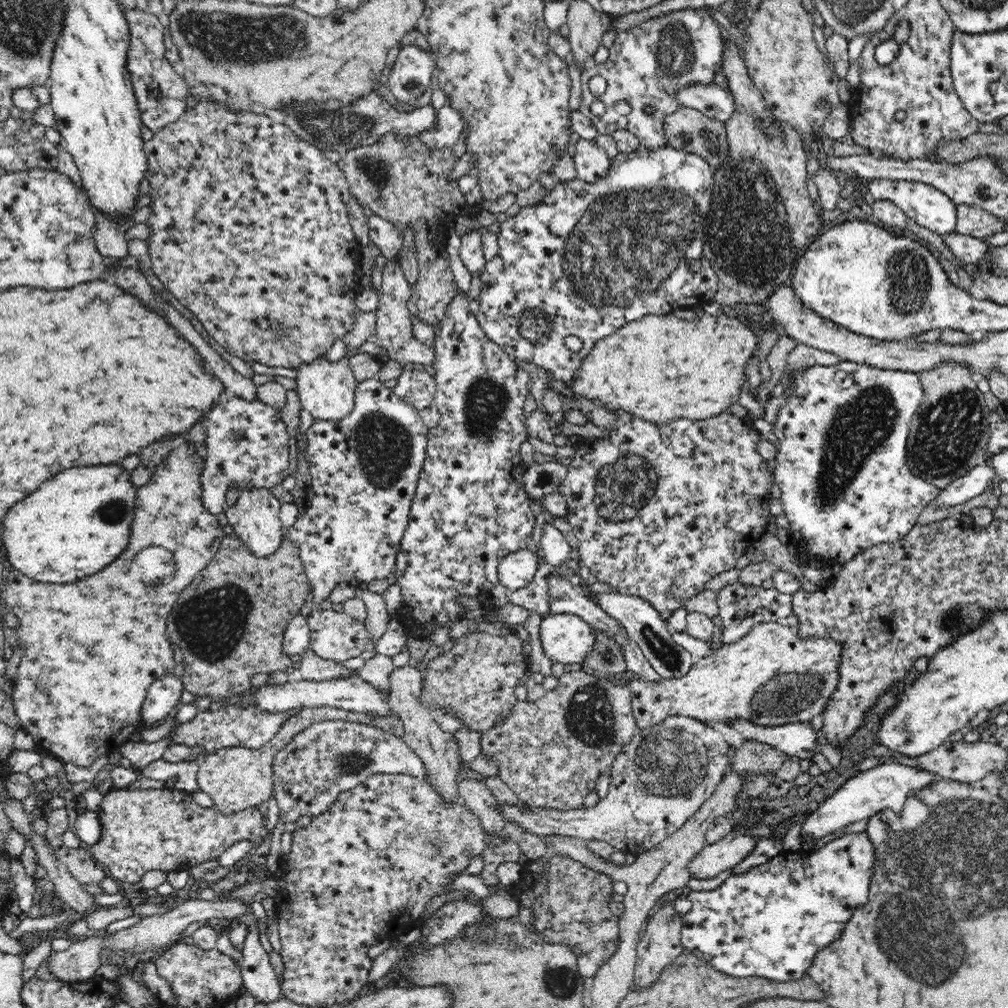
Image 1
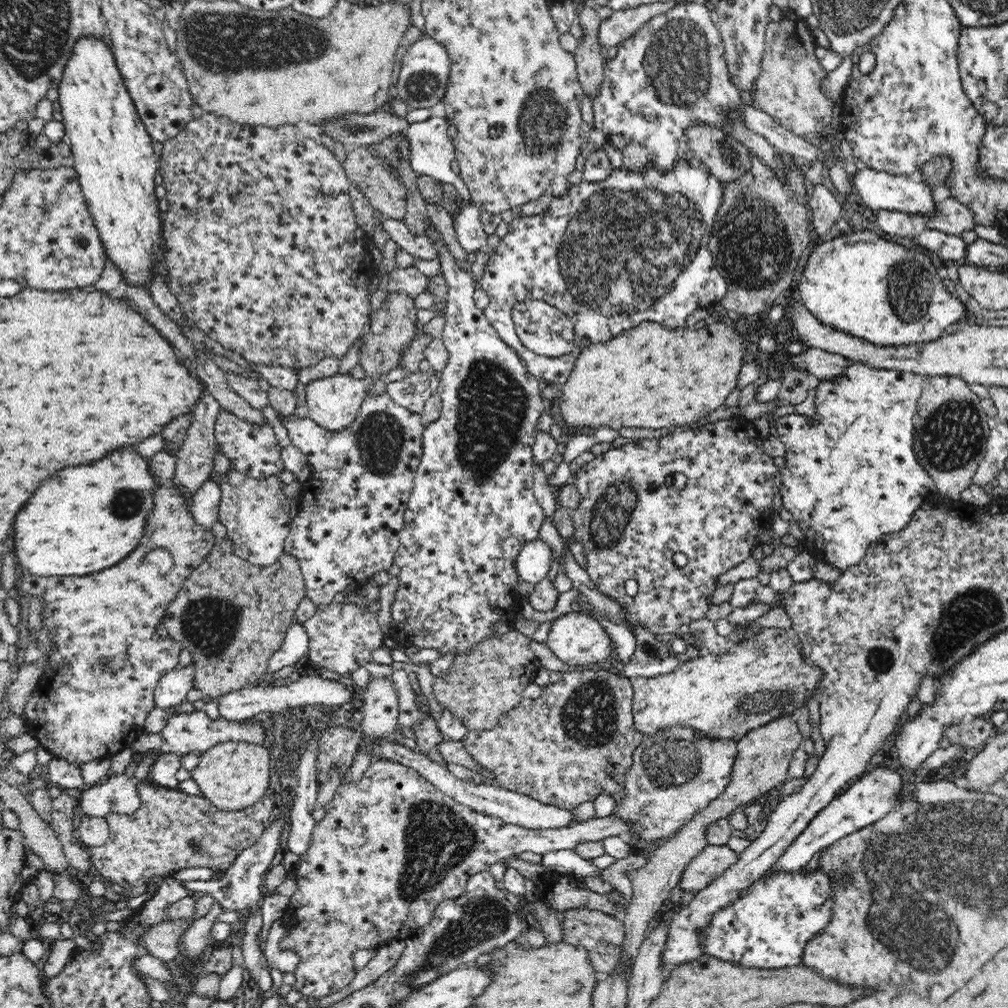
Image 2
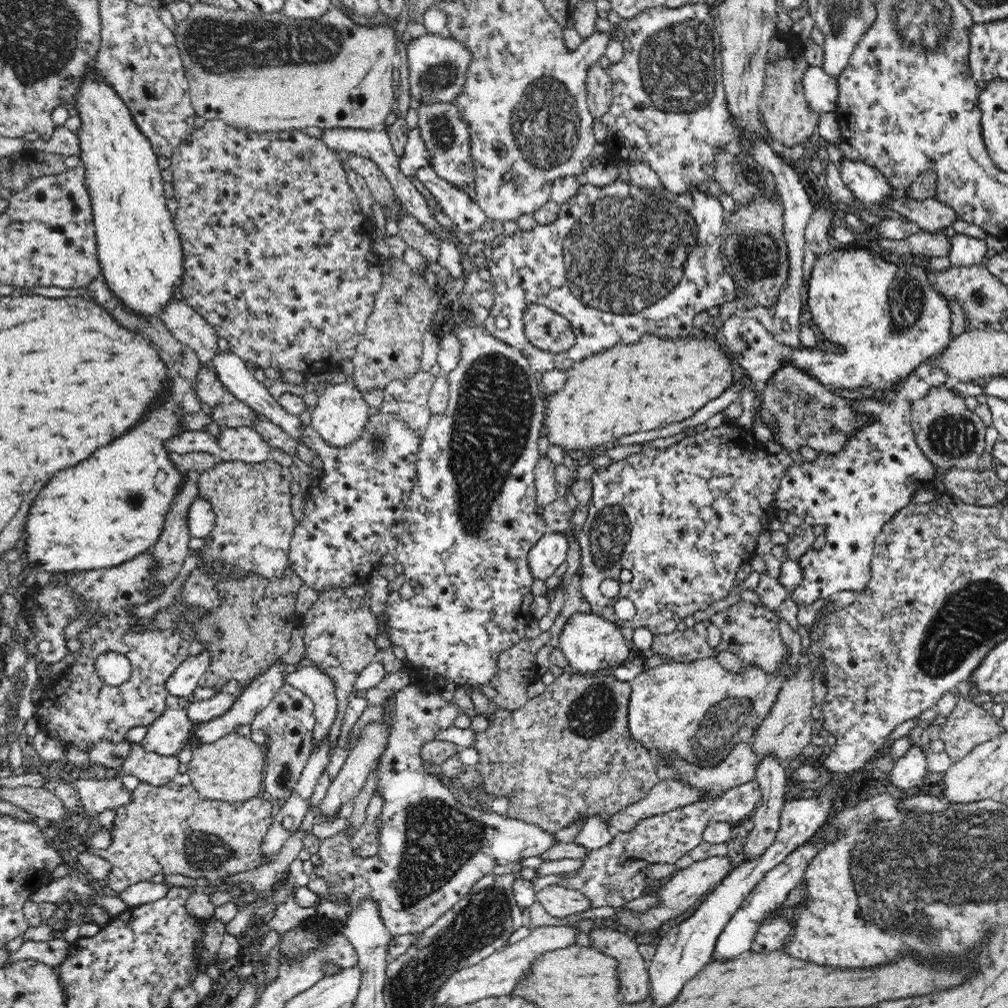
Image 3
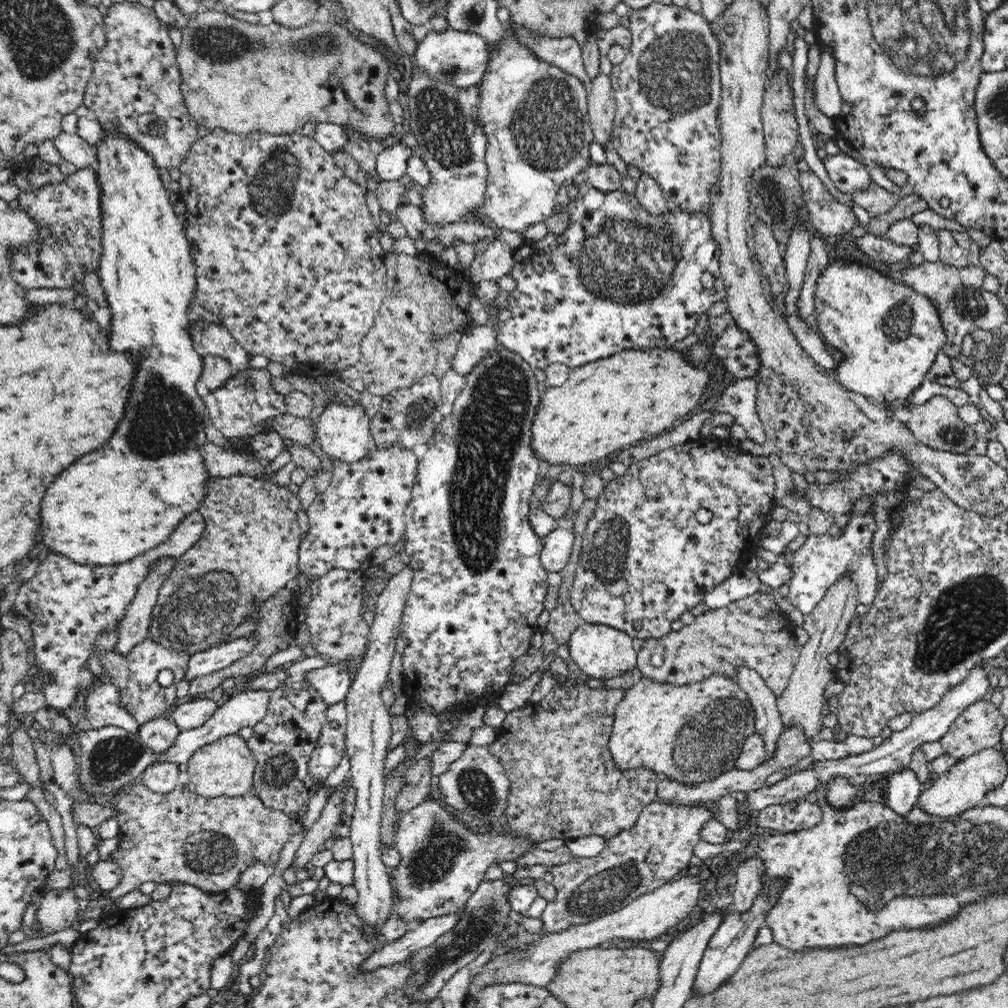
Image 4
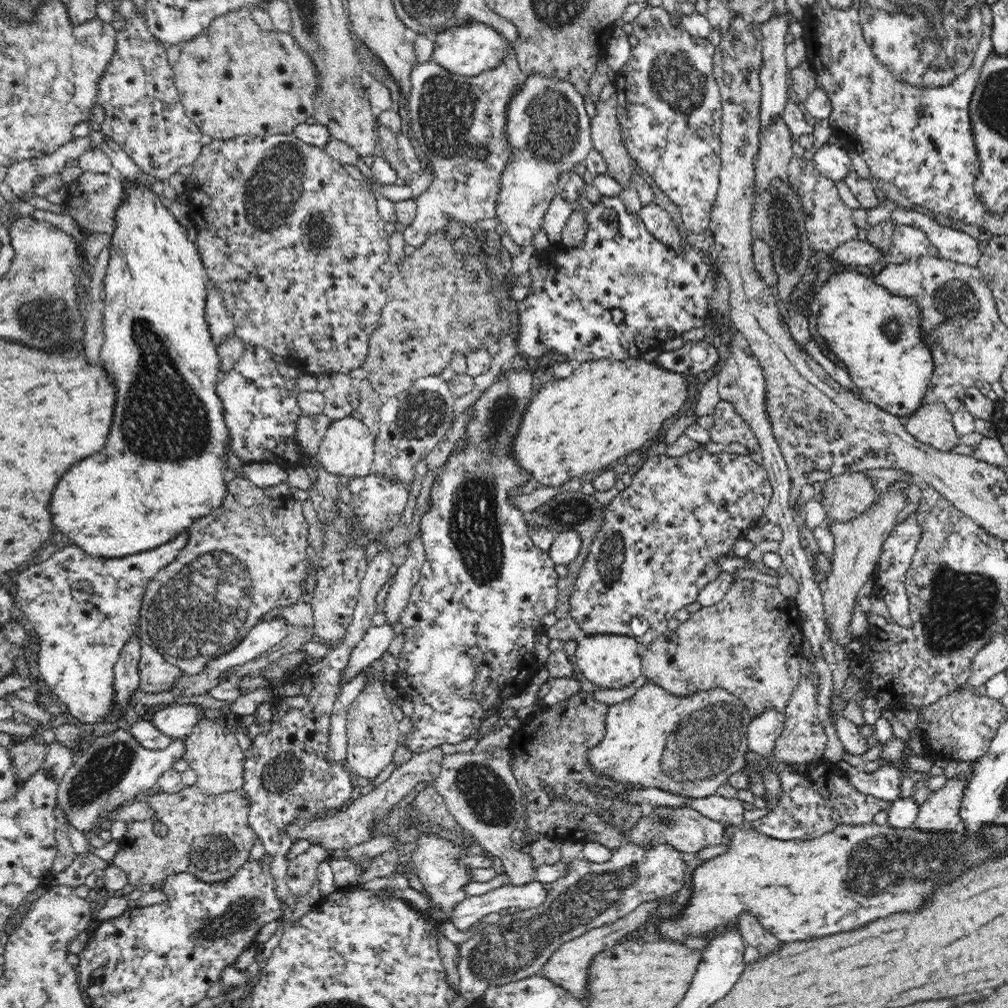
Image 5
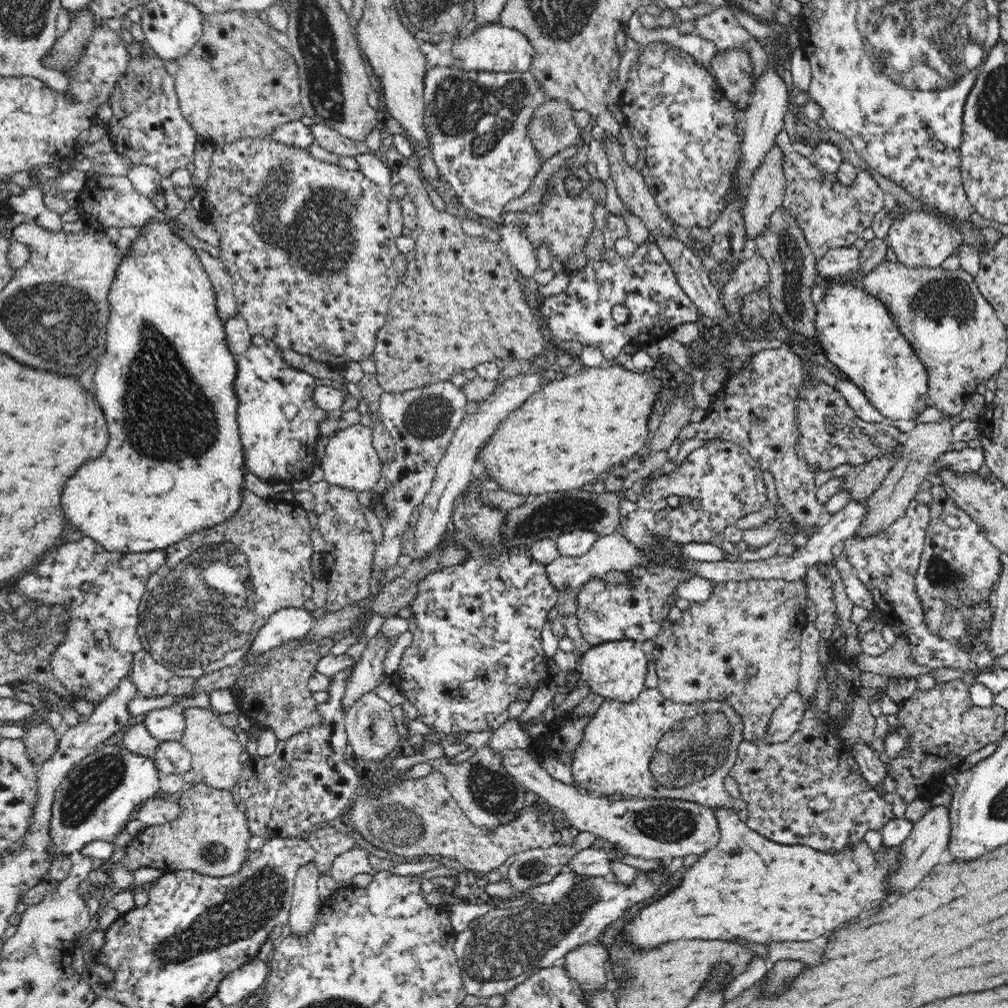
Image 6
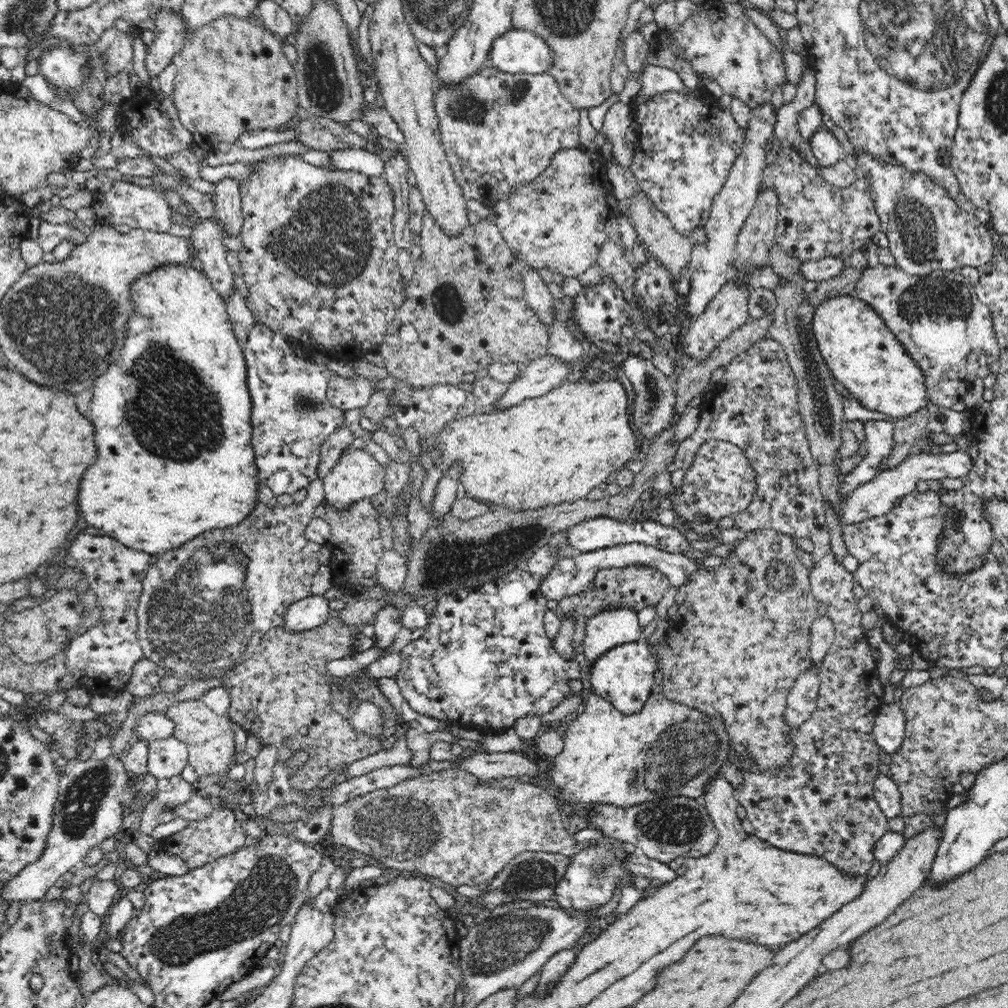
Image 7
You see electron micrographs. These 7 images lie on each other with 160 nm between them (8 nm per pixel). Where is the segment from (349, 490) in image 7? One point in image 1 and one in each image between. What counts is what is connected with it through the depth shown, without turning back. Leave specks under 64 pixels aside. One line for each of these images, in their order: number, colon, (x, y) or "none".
1: (326, 390)
2: (333, 403)
3: (340, 416)
4: (343, 432)
5: (348, 448)
6: (351, 462)

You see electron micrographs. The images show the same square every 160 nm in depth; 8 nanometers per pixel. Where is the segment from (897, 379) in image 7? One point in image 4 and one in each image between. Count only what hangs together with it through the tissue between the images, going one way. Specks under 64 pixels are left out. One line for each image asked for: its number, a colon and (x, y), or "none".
4: (889, 335)
5: (876, 334)
6: (856, 333)

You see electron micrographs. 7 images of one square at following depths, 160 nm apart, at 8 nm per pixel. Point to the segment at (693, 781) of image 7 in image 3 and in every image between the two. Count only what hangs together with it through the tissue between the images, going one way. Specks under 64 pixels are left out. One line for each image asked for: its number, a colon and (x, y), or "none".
3: (697, 711)
4: (693, 733)
5: (689, 746)
6: (653, 748)

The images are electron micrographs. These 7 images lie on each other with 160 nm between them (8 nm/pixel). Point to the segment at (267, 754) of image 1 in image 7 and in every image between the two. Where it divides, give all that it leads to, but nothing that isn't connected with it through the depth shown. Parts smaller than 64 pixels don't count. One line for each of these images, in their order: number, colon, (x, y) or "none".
2: (233, 775)
3: (231, 769)
4: (226, 766)
5: (211, 749)
6: (215, 750)
7: (210, 739)

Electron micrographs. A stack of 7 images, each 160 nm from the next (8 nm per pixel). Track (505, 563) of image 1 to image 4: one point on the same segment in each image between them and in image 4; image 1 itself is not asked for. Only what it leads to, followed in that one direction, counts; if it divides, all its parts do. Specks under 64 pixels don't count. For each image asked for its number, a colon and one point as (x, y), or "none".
2: (533, 563)
3: (548, 555)
4: (557, 547)

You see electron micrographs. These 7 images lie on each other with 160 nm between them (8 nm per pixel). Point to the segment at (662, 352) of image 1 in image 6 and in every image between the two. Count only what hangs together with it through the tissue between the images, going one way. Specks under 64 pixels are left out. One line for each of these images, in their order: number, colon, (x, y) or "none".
2: (651, 377)
3: (637, 387)
4: (610, 404)
5: (575, 427)
6: (572, 430)

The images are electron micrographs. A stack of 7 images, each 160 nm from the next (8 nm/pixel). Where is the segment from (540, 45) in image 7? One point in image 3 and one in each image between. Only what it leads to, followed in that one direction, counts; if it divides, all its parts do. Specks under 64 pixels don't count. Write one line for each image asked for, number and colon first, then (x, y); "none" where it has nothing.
3: (438, 66)
4: (459, 58)
5: (470, 49)
6: (495, 47)

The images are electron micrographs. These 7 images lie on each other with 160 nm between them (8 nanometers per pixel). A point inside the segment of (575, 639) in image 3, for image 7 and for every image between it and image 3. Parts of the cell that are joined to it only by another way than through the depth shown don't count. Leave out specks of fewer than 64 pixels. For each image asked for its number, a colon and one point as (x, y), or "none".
4: (601, 652)
5: (608, 661)
6: (617, 670)
7: (624, 676)

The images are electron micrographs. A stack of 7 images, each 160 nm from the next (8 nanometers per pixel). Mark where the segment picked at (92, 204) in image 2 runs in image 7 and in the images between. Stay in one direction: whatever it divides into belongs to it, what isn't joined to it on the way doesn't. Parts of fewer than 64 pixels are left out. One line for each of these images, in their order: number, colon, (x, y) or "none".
3: (139, 248)
4: (122, 500)
5: (165, 465)
6: (174, 465)
7: (175, 459)

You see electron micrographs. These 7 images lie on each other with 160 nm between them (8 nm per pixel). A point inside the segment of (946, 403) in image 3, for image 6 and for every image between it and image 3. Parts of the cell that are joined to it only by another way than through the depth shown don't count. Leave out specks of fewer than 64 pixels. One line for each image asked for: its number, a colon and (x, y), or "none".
4: (935, 423)
5: (932, 424)
6: (924, 443)

